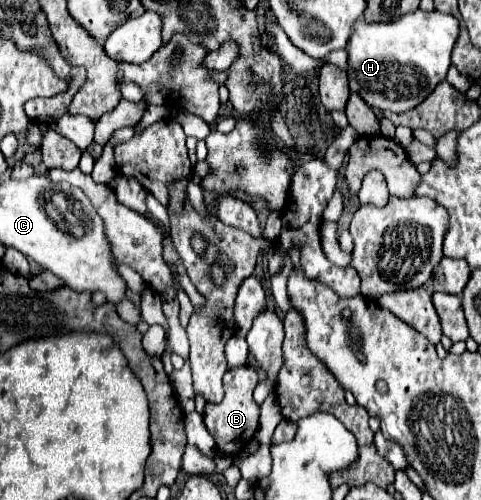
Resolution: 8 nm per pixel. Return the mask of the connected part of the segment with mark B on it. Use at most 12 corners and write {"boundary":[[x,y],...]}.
{"boundary":[[253,367],[223,377],[225,399],[205,405],[217,451],[241,455],[259,429]]}

